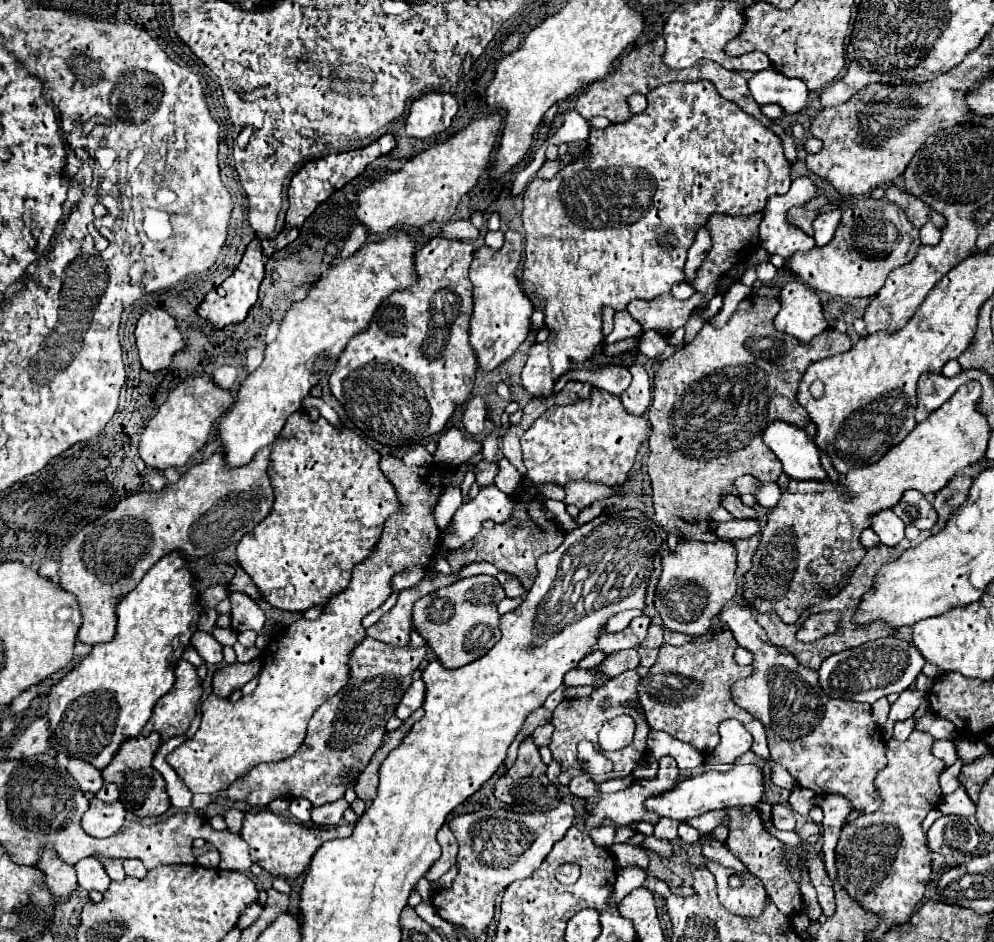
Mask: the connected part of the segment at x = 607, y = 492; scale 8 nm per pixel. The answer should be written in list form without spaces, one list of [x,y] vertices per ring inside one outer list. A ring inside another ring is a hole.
[[[570,481],[564,487],[564,491],[566,491],[564,503],[566,505],[576,505],[578,509],[584,509],[590,503],[606,499],[614,493],[614,489],[610,489],[610,487],[596,485],[596,483],[586,483],[586,481]]]

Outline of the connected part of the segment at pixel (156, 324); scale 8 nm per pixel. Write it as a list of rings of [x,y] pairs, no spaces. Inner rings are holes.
[[[156,307],[146,311],[136,325],[136,345],[146,371],[160,371],[170,365],[174,353],[184,347],[182,333],[172,315]]]

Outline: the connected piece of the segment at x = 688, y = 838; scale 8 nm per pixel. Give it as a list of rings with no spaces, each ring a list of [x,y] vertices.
[[[682,822],[678,828],[679,837],[686,843],[694,843],[699,840],[699,832],[689,826],[688,824]]]

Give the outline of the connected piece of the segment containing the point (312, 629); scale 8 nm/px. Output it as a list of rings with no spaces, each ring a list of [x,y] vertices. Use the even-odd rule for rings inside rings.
[[[382,457],[380,469],[398,489],[406,511],[386,521],[376,553],[354,567],[348,589],[330,599],[322,611],[324,615],[314,621],[300,619],[270,641],[262,651],[258,687],[250,695],[244,695],[238,701],[218,695],[206,697],[202,703],[200,729],[166,757],[192,793],[212,795],[224,791],[258,763],[282,761],[296,753],[314,711],[350,681],[350,651],[354,651],[360,639],[366,637],[362,619],[390,597],[390,579],[406,571],[406,567],[432,563],[436,557],[442,533],[434,519],[434,507],[450,483],[462,485],[466,467],[468,463],[458,467],[406,467],[398,457]]]

